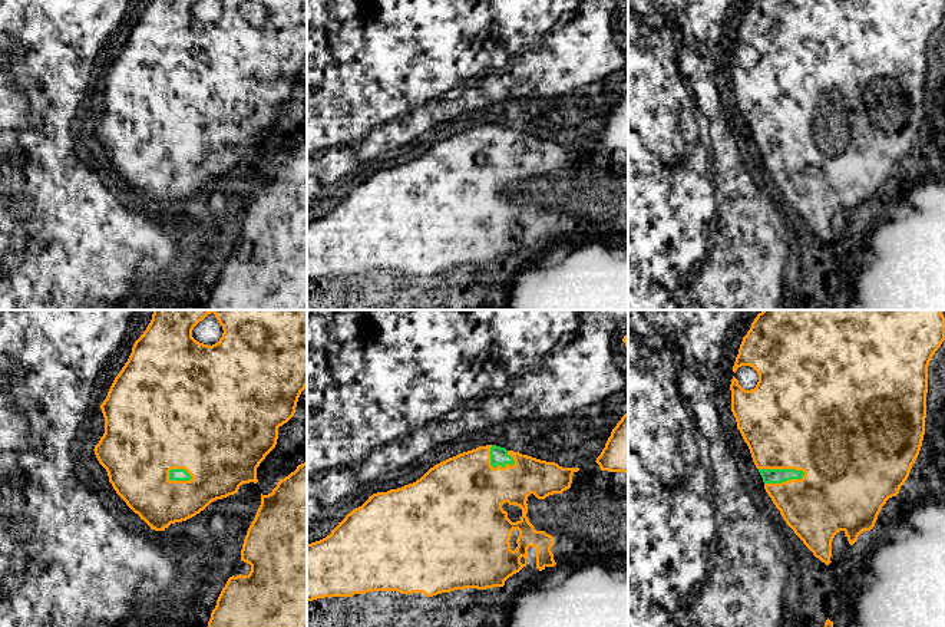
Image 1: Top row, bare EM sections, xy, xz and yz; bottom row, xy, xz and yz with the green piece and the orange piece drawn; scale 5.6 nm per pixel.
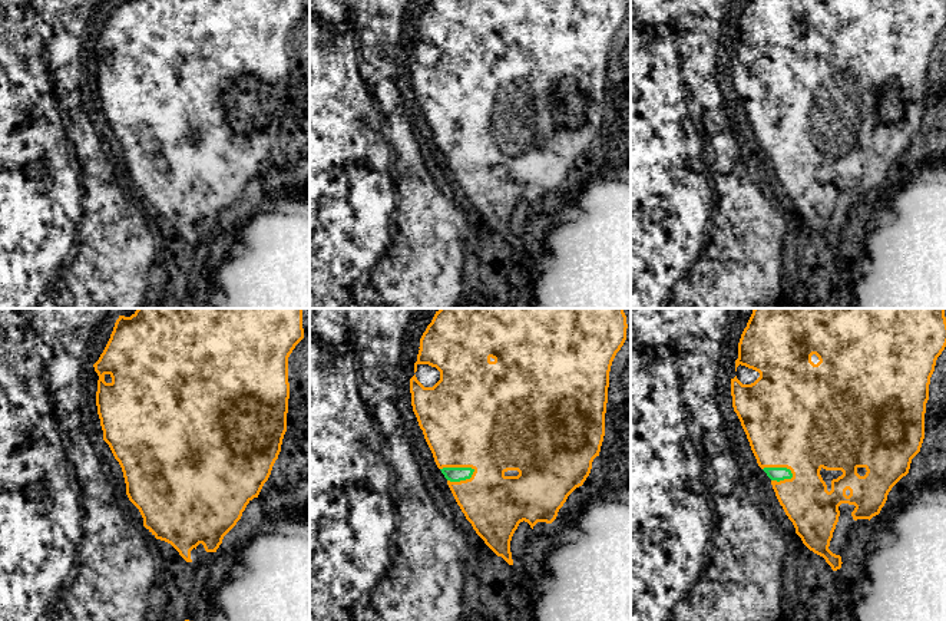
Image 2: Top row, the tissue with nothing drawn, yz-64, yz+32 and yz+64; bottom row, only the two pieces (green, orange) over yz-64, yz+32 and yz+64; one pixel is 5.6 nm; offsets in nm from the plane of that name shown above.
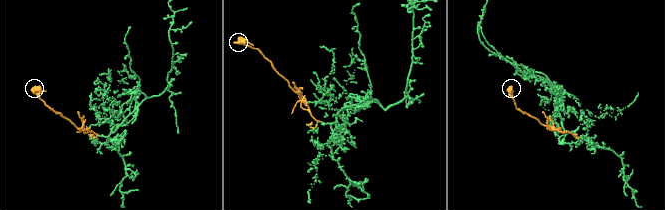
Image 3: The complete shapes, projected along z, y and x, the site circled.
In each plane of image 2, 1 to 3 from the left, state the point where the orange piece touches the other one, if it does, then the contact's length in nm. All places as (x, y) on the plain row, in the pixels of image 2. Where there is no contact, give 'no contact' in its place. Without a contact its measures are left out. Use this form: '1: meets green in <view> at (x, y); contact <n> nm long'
1: no contact
2: meets green in yz+32 at (457, 147); contact 200 nm long
3: meets green in yz+64 at (780, 147); contact 180 nm long

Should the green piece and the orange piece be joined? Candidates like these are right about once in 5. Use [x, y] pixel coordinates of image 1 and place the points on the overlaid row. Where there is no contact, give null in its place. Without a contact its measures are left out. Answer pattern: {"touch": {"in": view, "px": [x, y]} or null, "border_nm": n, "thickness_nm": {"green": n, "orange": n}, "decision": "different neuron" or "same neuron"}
{"touch": {"in": "yz", "px": [782, 469]}, "border_nm": 260, "thickness_nm": {"green": 80, "orange": 500}, "decision": "same neuron"}

